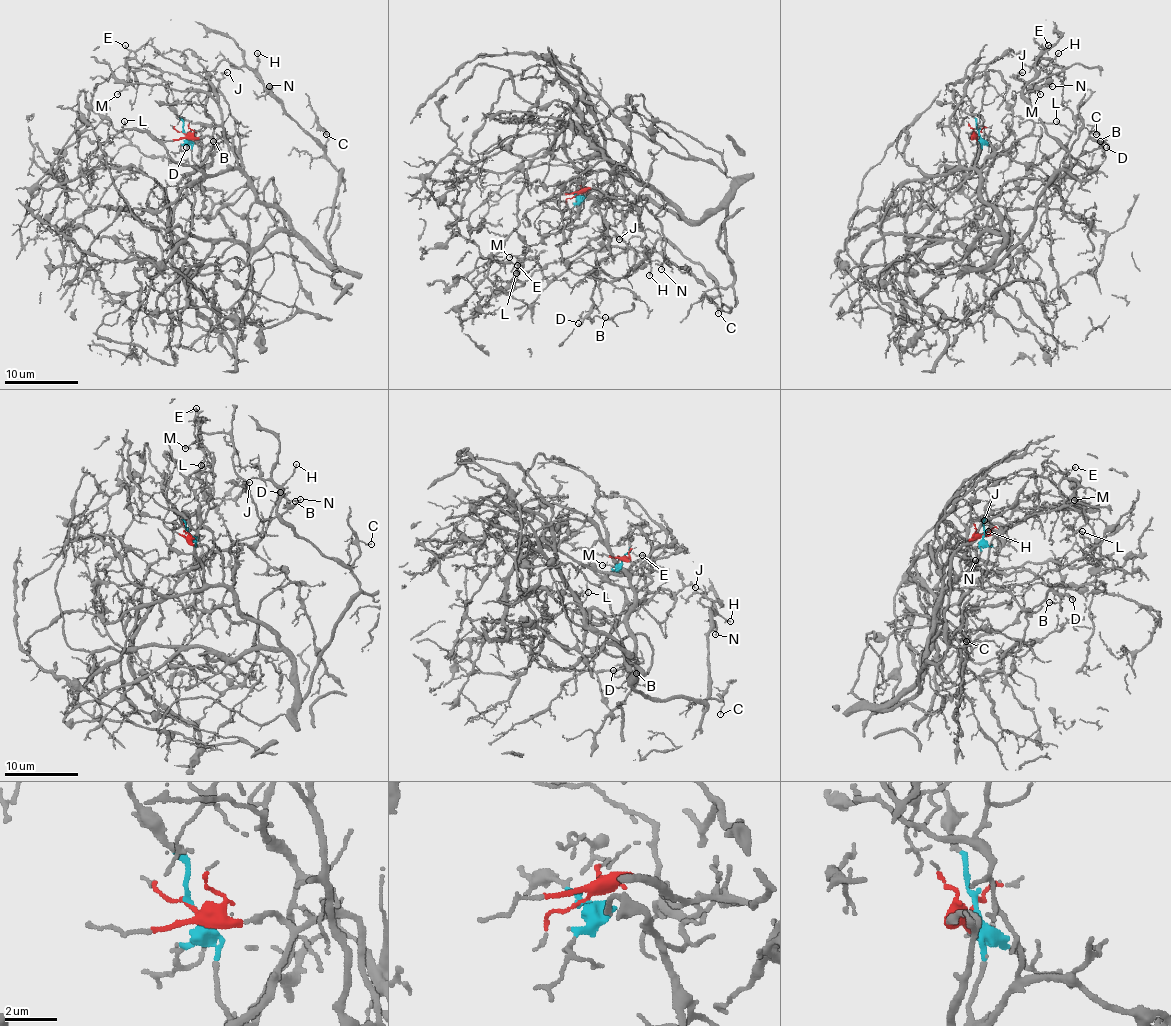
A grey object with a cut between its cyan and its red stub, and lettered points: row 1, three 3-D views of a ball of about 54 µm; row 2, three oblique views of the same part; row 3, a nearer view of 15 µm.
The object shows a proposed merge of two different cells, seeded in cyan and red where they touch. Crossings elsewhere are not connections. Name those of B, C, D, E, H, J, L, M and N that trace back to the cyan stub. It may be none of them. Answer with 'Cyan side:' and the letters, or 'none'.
Cyan side: B, D, E, J, L, M

